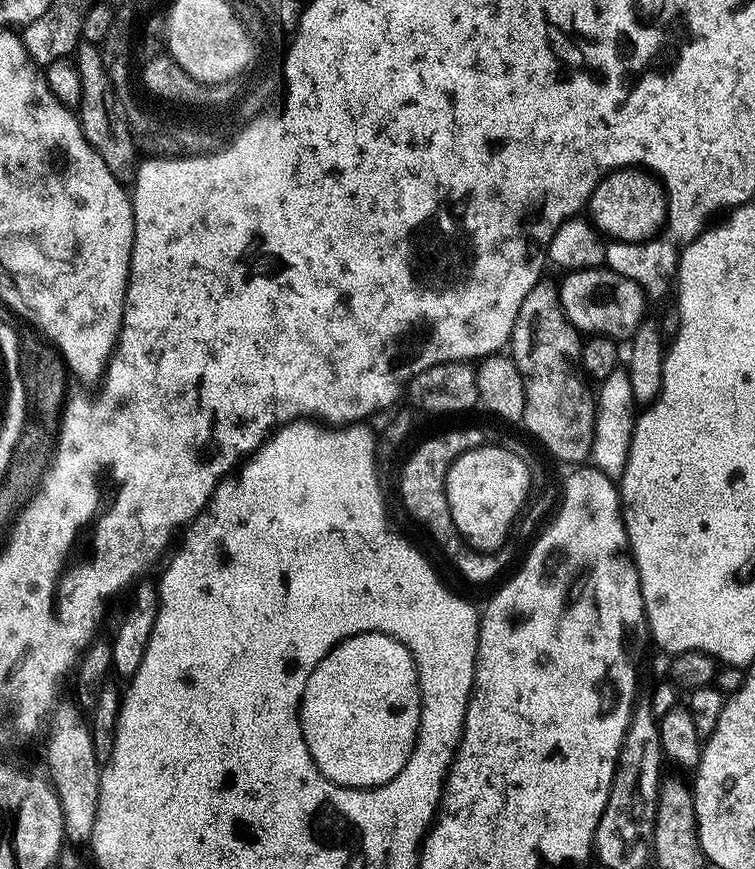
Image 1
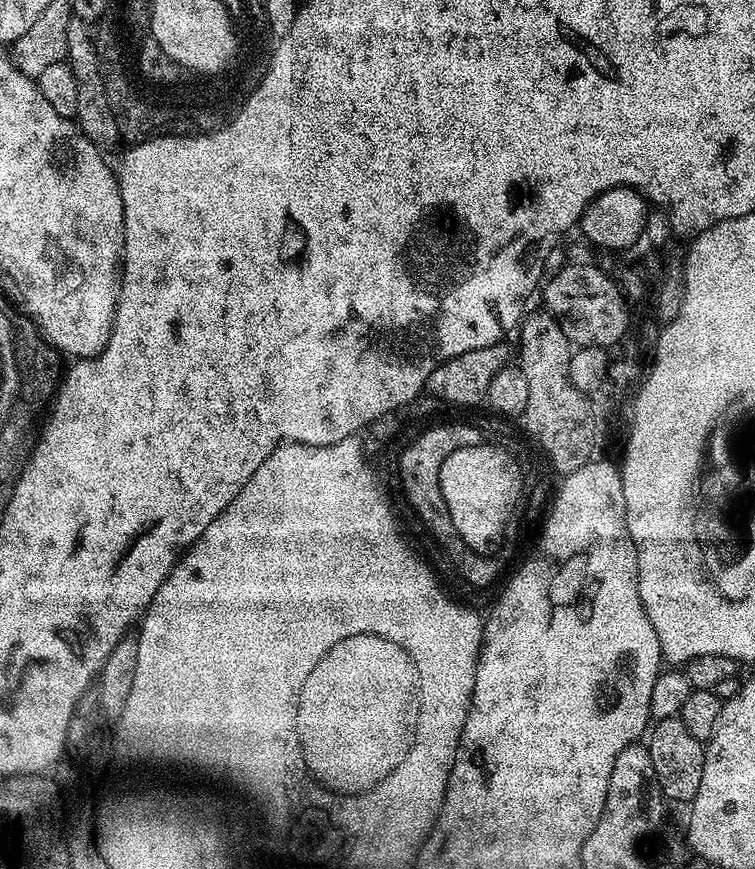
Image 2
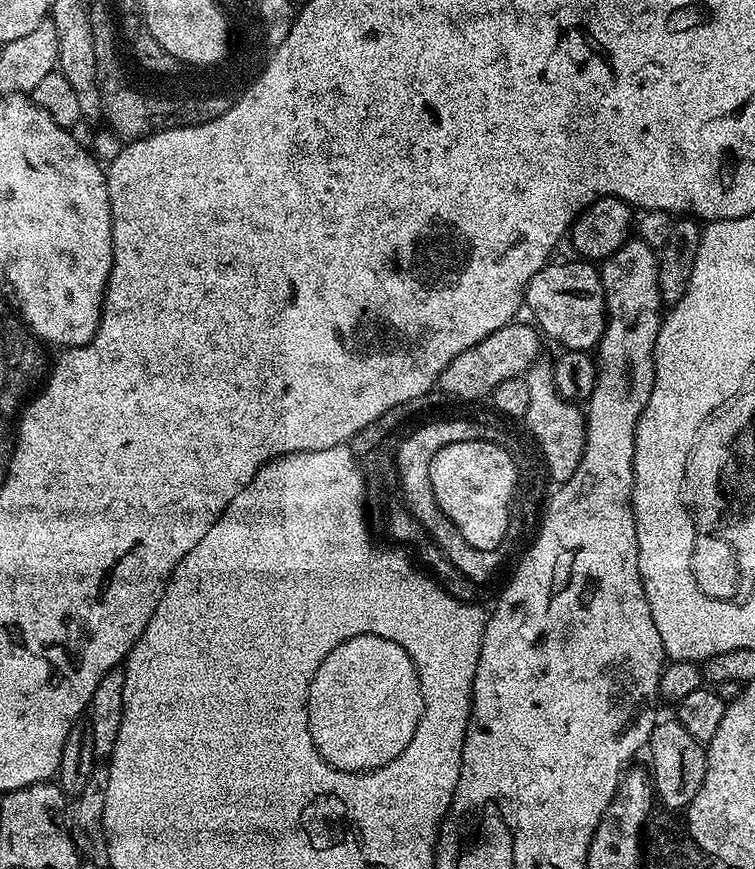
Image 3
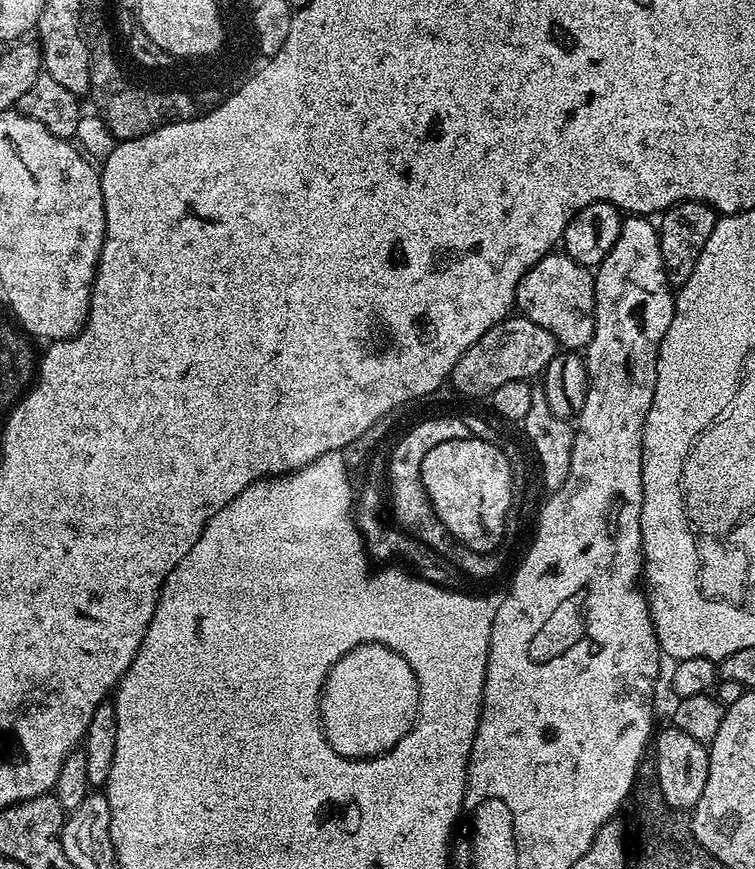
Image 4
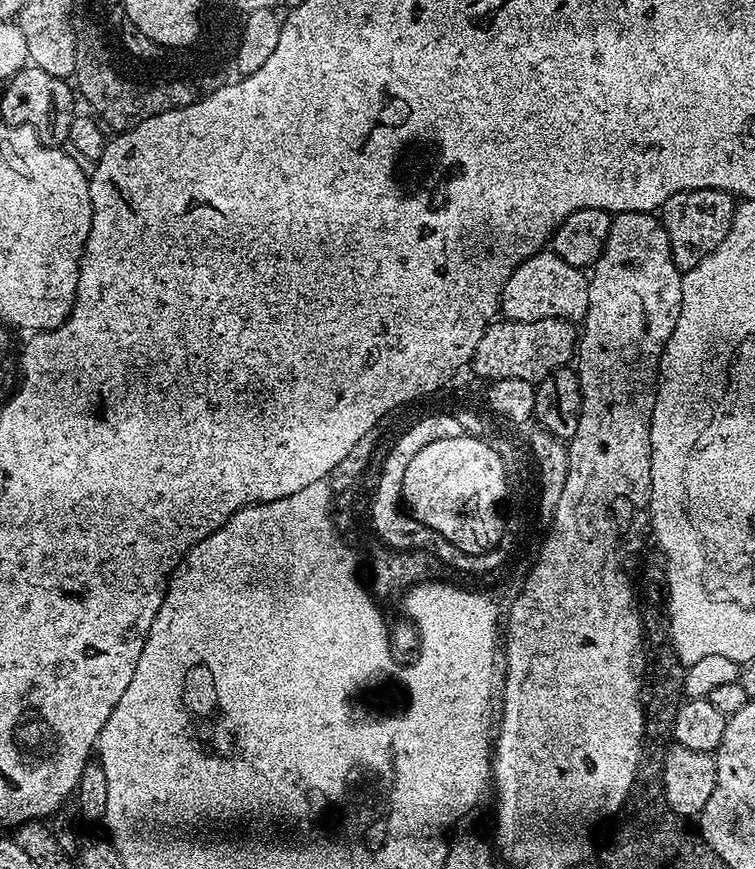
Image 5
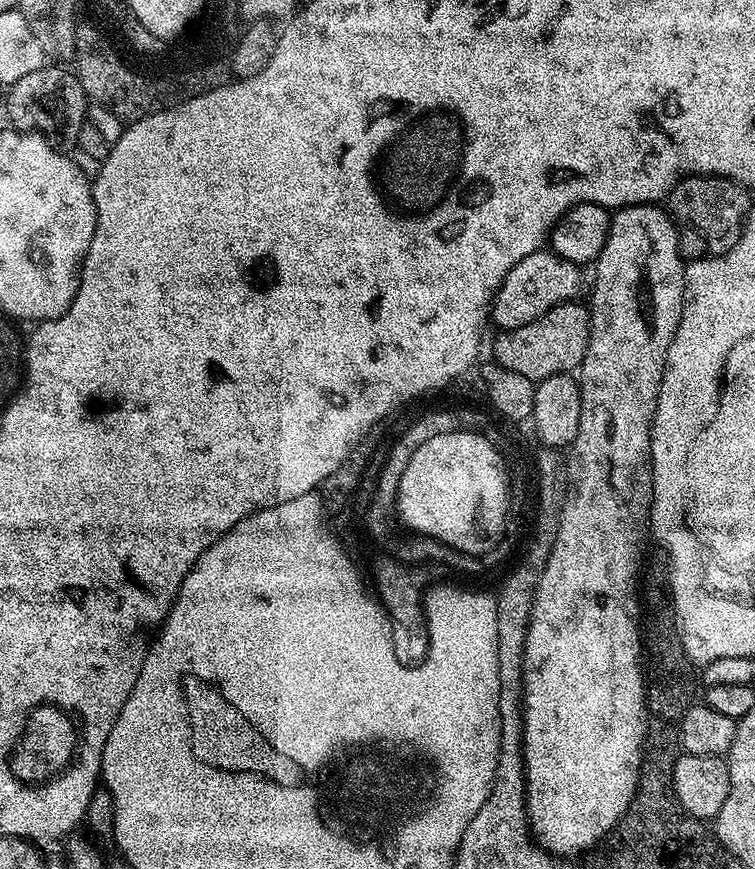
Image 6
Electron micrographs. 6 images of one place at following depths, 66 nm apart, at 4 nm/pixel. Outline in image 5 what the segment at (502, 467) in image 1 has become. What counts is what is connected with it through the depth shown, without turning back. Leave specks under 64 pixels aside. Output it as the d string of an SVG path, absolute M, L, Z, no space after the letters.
M474 435L438 438L438 442L430 442L430 446L414 454L414 462L407 467L404 479L404 498L416 519L432 527L440 540L449 540L458 550L466 550L466 554L475 554L480 548L488 548L488 544L496 544L496 536L500 536L496 504L500 504L500 496L504 493L504 476L500 473L500 460L493 455L493 445Z

